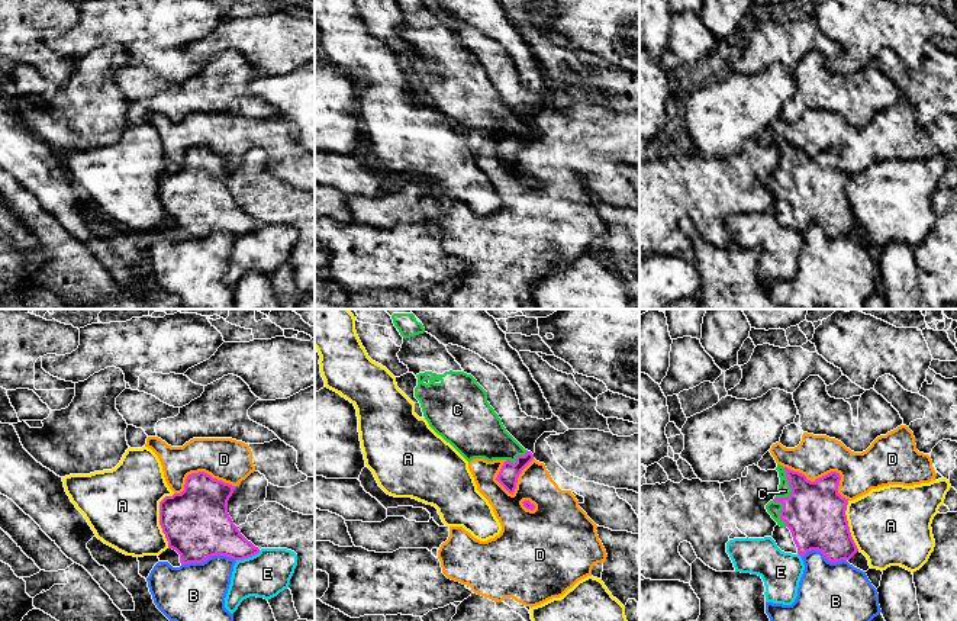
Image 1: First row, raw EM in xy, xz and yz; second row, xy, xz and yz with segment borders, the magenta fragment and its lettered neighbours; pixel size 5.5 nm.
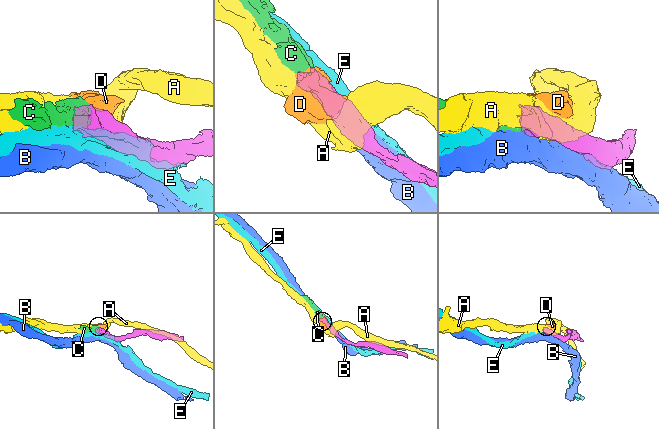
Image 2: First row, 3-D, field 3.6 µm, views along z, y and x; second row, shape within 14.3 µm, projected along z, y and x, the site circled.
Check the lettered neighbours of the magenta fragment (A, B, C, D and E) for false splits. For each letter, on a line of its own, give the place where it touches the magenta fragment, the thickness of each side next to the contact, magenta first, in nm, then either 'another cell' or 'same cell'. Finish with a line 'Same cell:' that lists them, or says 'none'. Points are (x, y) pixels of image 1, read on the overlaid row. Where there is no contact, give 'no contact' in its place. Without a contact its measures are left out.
A: xy (160, 518) | 360/420 nm | another cell
B: xy (208, 557) | 360/320 nm | another cell
C: yz (779, 498) | 340/70 nm | same cell
D: yz (825, 475) | 340/220 nm | another cell
E: xy (248, 556) | 280/260 nm | another cell
Same cell: C

